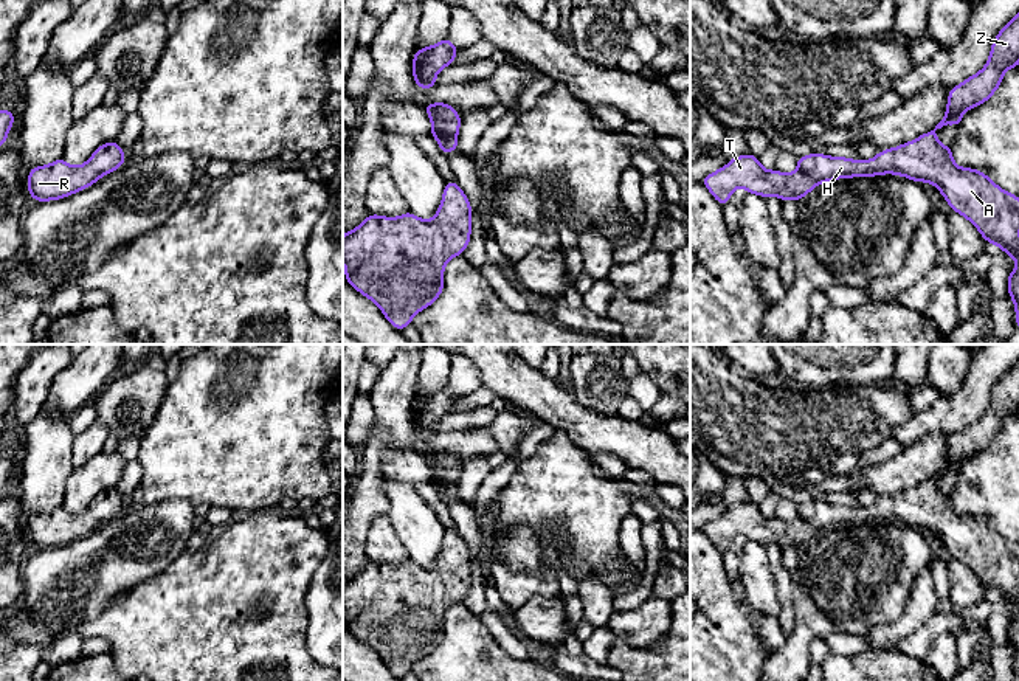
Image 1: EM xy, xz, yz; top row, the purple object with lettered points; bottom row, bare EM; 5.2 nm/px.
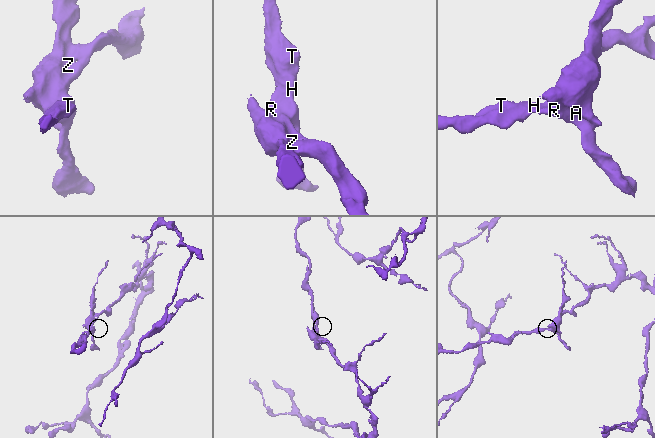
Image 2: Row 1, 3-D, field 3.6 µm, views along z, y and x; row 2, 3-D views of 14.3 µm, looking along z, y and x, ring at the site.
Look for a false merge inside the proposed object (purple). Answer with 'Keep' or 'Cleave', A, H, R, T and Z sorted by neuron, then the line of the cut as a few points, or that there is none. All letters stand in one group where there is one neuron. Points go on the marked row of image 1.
Keep. Groups: A H R T Z. No split

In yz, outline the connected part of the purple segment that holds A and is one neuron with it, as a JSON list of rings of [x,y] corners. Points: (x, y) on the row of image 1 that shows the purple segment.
[[[1019,14],[1005,23],[1000,33],[993,39],[993,47],[986,65],[976,74],[952,87],[948,93],[945,118],[934,130],[920,135],[914,141],[901,146],[879,150],[873,160],[850,160],[845,157],[830,157],[825,154],[808,154],[797,158],[797,169],[793,174],[783,174],[779,169],[766,171],[758,157],[744,154],[734,157],[726,166],[706,175],[701,183],[709,189],[715,200],[724,206],[731,202],[731,194],[737,188],[758,197],[775,195],[783,200],[800,200],[817,185],[838,178],[876,177],[884,174],[901,175],[914,181],[932,183],[945,197],[951,211],[968,219],[988,244],[994,244],[1017,262],[1014,271],[1008,271],[1008,295],[1014,301],[1016,326],[1019,327],[1019,197],[1003,191],[988,178],[982,171],[972,168],[959,168],[952,160],[952,147],[946,147],[935,135],[937,129],[954,124],[960,126],[963,113],[976,105],[986,102],[999,88],[1003,73],[1019,65]]]

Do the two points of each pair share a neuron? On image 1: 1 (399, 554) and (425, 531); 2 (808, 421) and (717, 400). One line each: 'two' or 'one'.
1: two
2: one

